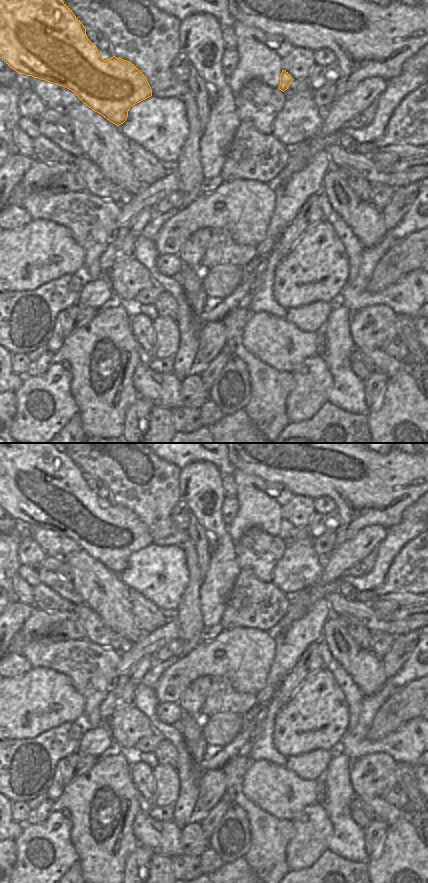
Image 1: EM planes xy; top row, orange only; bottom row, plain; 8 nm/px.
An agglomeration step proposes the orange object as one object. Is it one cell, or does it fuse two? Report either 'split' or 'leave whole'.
leave whole

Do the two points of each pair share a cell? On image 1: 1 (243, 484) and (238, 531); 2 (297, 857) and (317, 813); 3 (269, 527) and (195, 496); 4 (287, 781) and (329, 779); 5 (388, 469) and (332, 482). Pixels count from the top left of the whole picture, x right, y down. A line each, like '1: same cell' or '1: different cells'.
1: same cell
2: same cell
3: different cells
4: different cells
5: same cell

